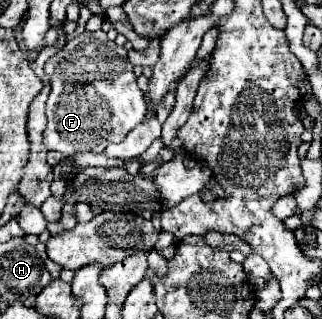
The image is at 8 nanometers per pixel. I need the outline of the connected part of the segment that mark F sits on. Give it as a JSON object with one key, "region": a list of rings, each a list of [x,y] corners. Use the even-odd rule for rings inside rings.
{"region":[[[96,31],[96,33],[84,33],[78,39],[70,41],[70,45],[60,51],[60,55],[54,55],[46,61],[44,71],[50,79],[52,91],[46,101],[46,129],[44,129],[44,143],[48,151],[60,151],[62,155],[74,155],[74,153],[102,153],[106,145],[110,143],[120,143],[134,125],[138,125],[144,115],[146,115],[146,103],[144,103],[144,93],[136,85],[136,75],[132,69],[122,67],[132,67],[128,61],[126,49],[108,41],[106,33]],[[60,73],[60,85],[64,85],[64,93],[56,93],[56,75]]]}

